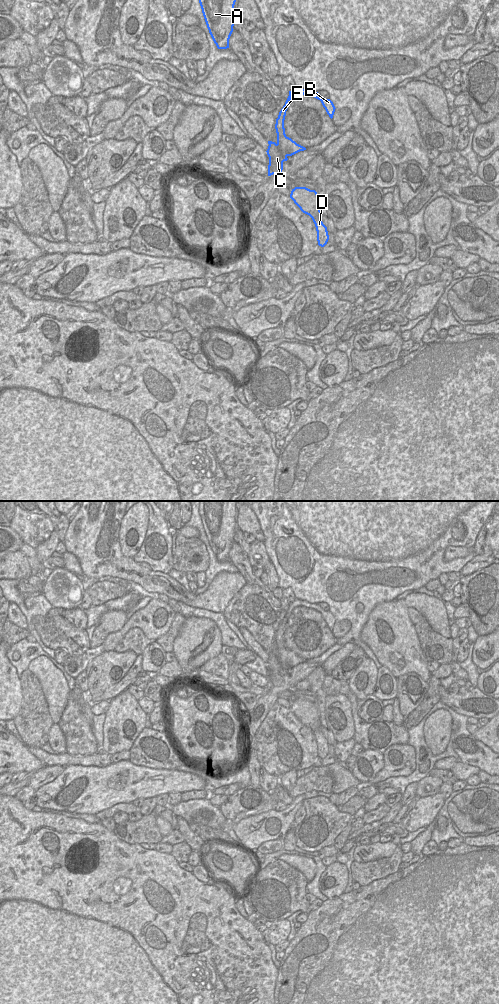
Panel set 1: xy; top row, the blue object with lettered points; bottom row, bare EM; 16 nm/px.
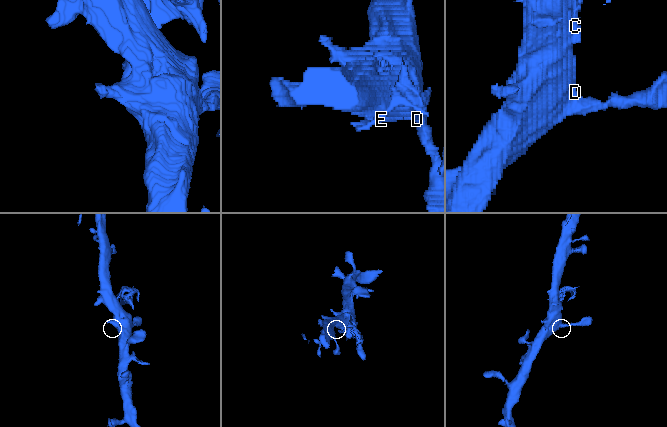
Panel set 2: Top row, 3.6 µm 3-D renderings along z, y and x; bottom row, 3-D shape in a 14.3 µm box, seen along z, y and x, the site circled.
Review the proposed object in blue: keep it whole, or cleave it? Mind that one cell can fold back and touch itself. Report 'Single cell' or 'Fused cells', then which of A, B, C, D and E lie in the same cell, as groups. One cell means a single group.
Single cell. Groups: A B C D E.

